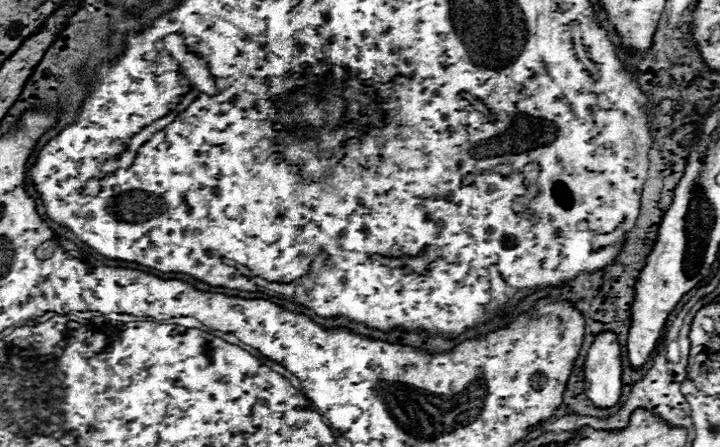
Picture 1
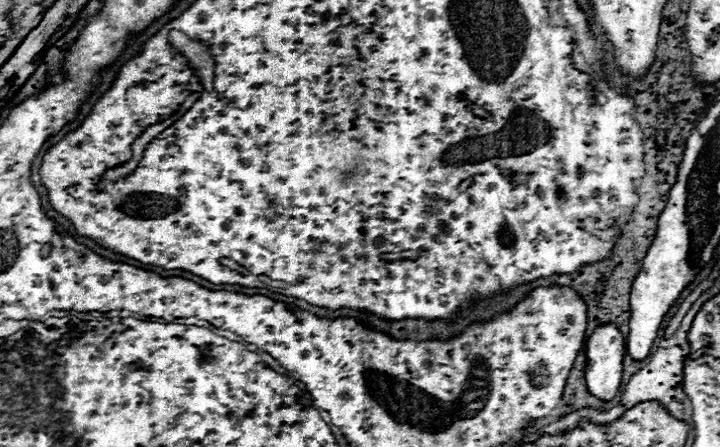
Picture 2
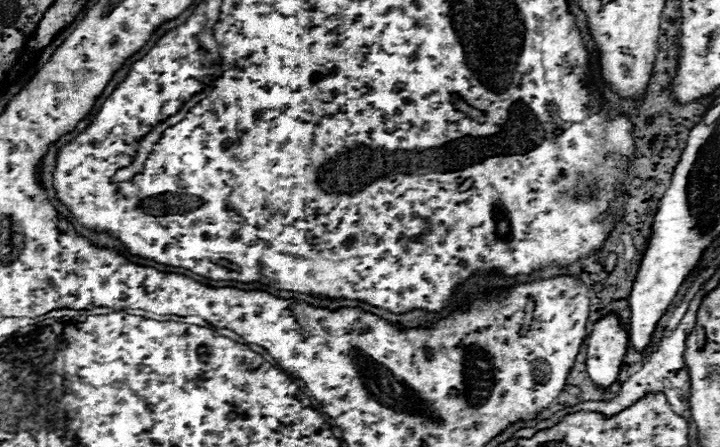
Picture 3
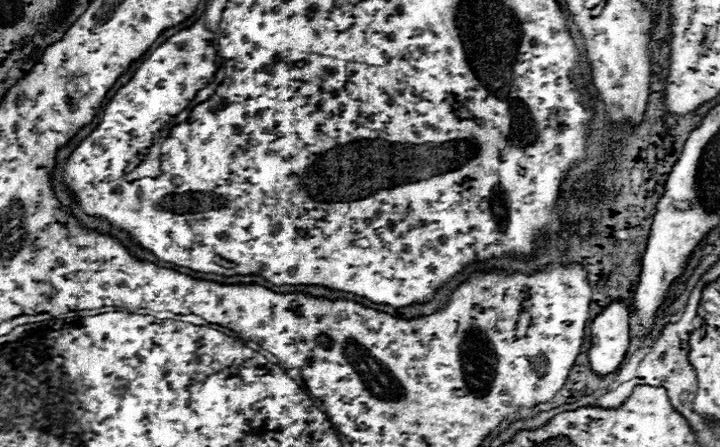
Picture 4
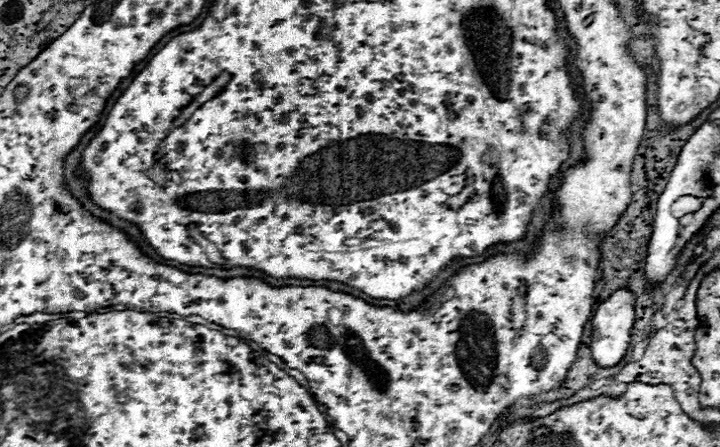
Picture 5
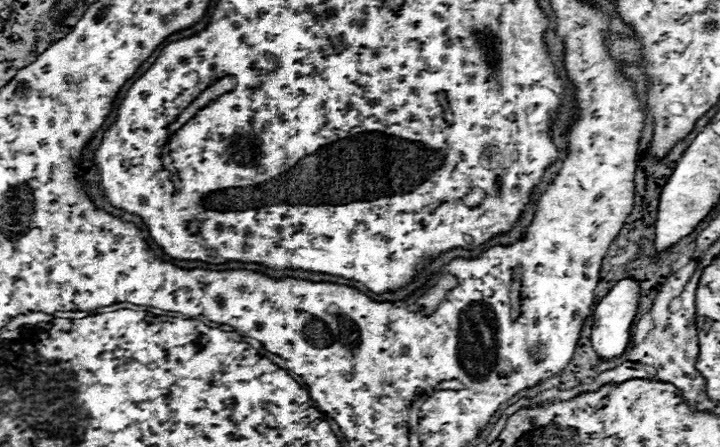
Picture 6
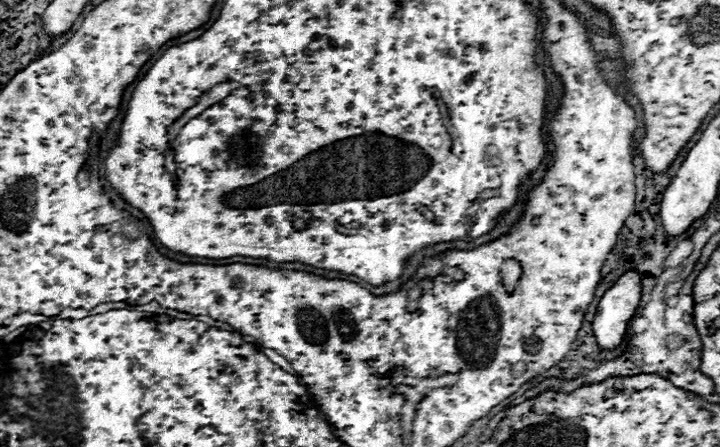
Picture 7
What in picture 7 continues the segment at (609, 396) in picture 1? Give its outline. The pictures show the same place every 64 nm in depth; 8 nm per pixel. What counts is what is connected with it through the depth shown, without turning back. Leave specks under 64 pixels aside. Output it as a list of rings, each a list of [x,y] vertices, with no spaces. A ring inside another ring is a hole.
[[[626,272],[600,298],[592,332],[602,350],[616,350],[622,344],[628,322],[640,304],[640,292],[640,276],[636,272]]]

